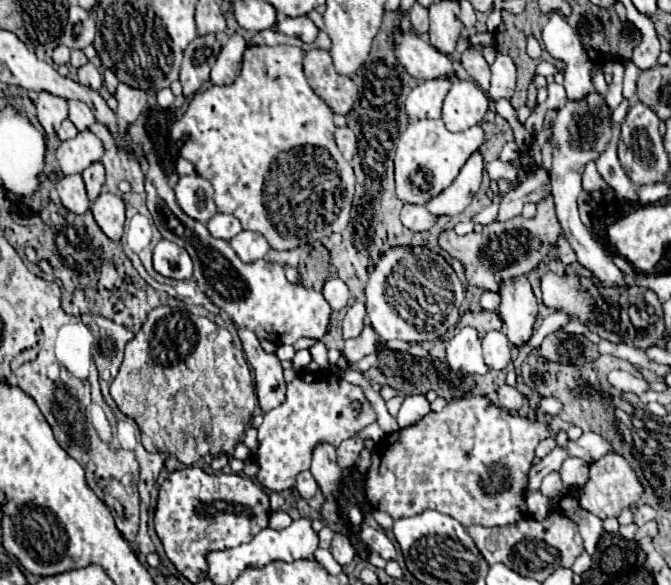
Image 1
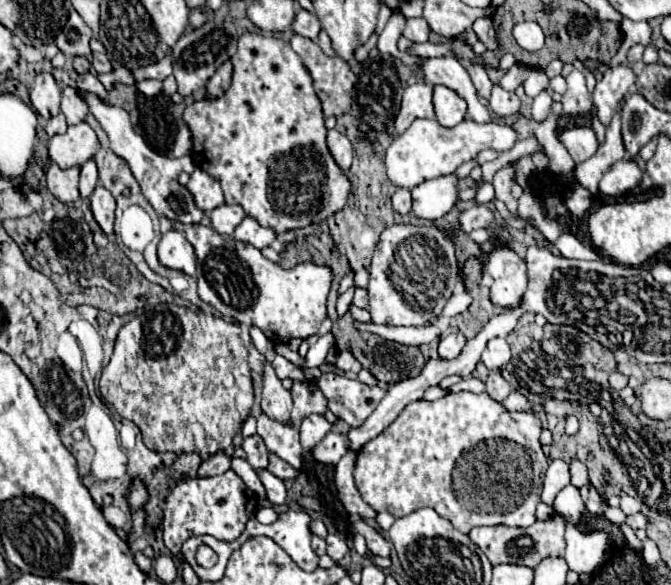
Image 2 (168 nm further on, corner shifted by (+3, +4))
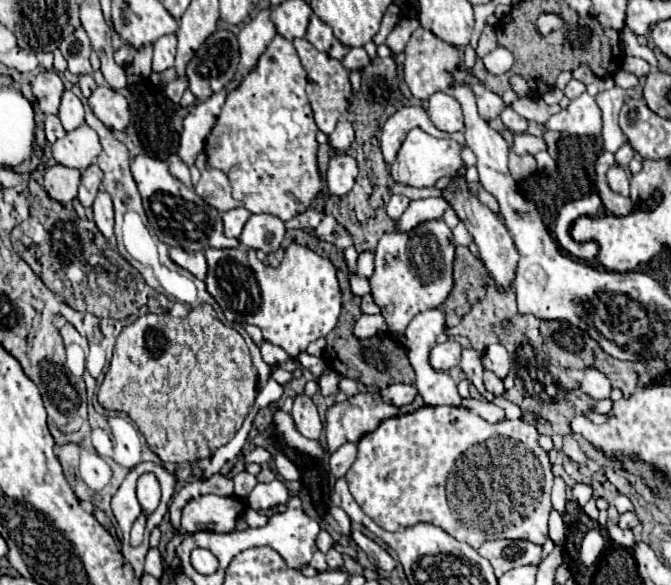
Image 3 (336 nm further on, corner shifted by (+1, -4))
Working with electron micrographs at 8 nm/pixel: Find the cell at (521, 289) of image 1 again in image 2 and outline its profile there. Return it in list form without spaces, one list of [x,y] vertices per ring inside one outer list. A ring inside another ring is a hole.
[[[499,241],[491,253],[485,255],[485,271],[493,277],[491,301],[499,307],[515,307],[521,303],[527,289],[525,261],[511,249],[509,243]]]

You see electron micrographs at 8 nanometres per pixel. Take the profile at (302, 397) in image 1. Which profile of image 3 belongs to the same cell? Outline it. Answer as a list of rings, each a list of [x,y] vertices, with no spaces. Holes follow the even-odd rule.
[[[275,451],[275,467],[277,473],[287,481],[299,481],[299,470],[281,451]]]

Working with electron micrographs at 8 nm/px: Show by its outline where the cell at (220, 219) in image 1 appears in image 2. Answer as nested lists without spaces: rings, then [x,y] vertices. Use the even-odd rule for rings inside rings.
[[[221,205],[209,213],[211,227],[221,235],[231,235],[235,227],[245,219],[241,205]]]

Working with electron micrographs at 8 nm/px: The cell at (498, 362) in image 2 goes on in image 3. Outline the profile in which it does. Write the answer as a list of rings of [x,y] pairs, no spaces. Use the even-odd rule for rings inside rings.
[[[491,343],[485,353],[483,353],[483,367],[487,371],[493,371],[499,379],[505,379],[507,377],[511,366],[512,358],[507,353],[507,349],[499,343]]]

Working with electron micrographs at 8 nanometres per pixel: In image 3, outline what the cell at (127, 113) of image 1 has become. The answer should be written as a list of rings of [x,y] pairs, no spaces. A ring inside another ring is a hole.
[[[175,35],[161,37],[161,39],[157,41],[155,53],[153,53],[153,71],[155,71],[155,73],[163,73],[165,69],[173,67],[175,45],[177,45],[177,37],[175,37]]]

